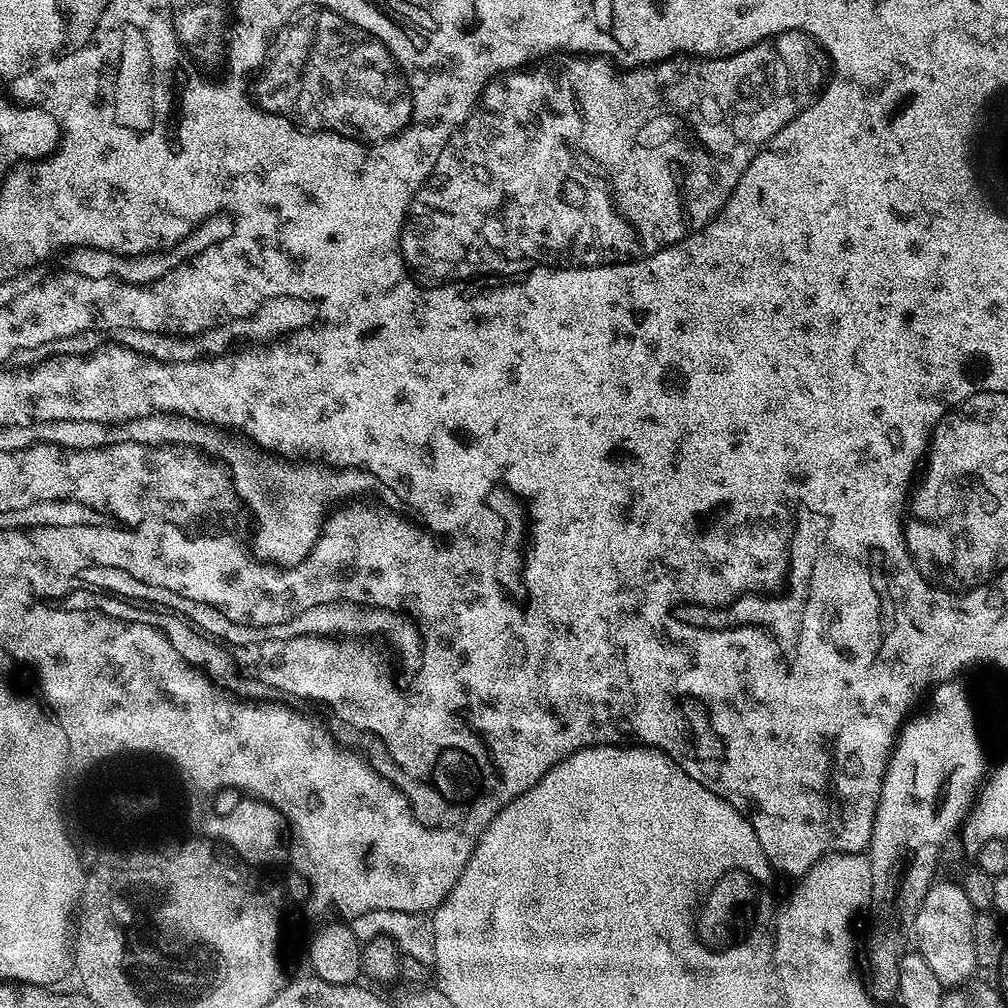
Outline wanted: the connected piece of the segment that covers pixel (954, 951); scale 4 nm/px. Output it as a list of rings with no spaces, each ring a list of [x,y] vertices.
[[[960,882],[956,884],[933,883],[914,913],[915,947],[922,954],[922,958],[926,958],[930,970],[934,970],[938,982],[942,982],[946,990],[967,985],[975,977],[972,975],[977,975],[974,954],[974,922],[977,915],[978,910],[972,905],[970,898],[966,898],[966,890]]]

